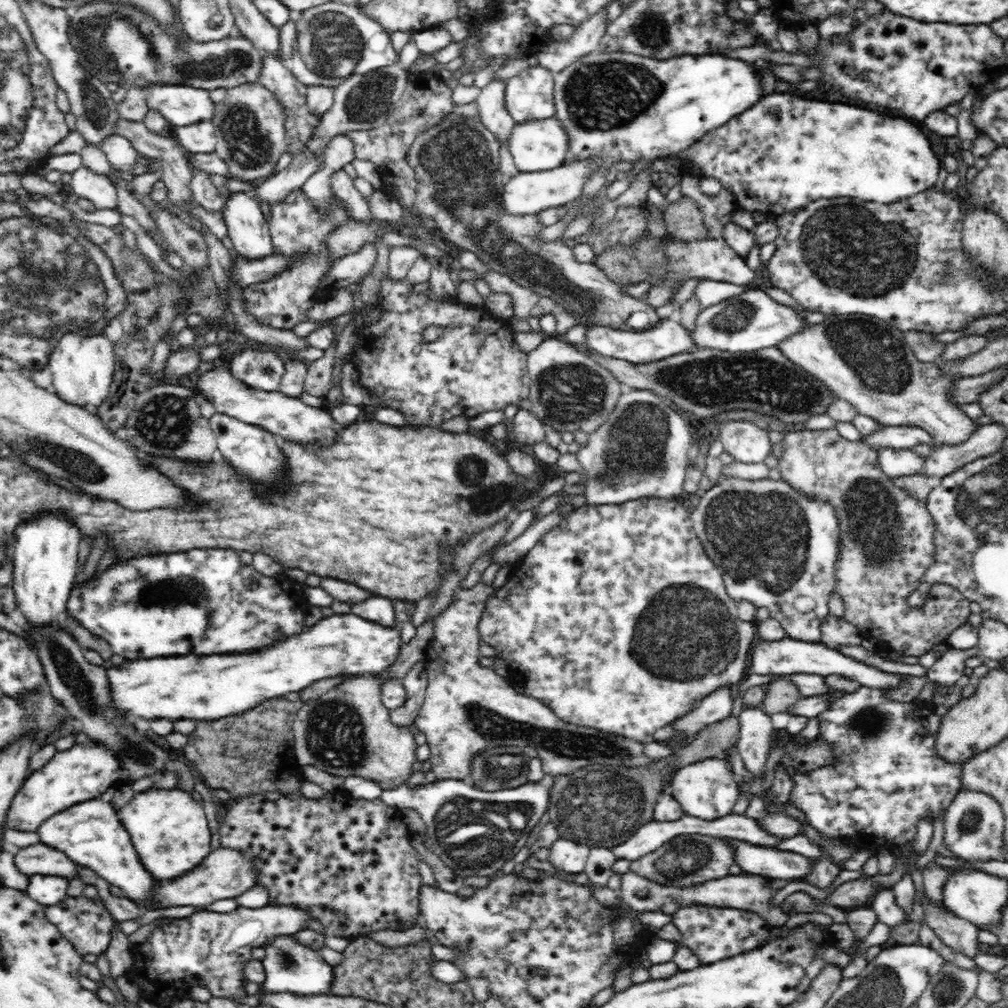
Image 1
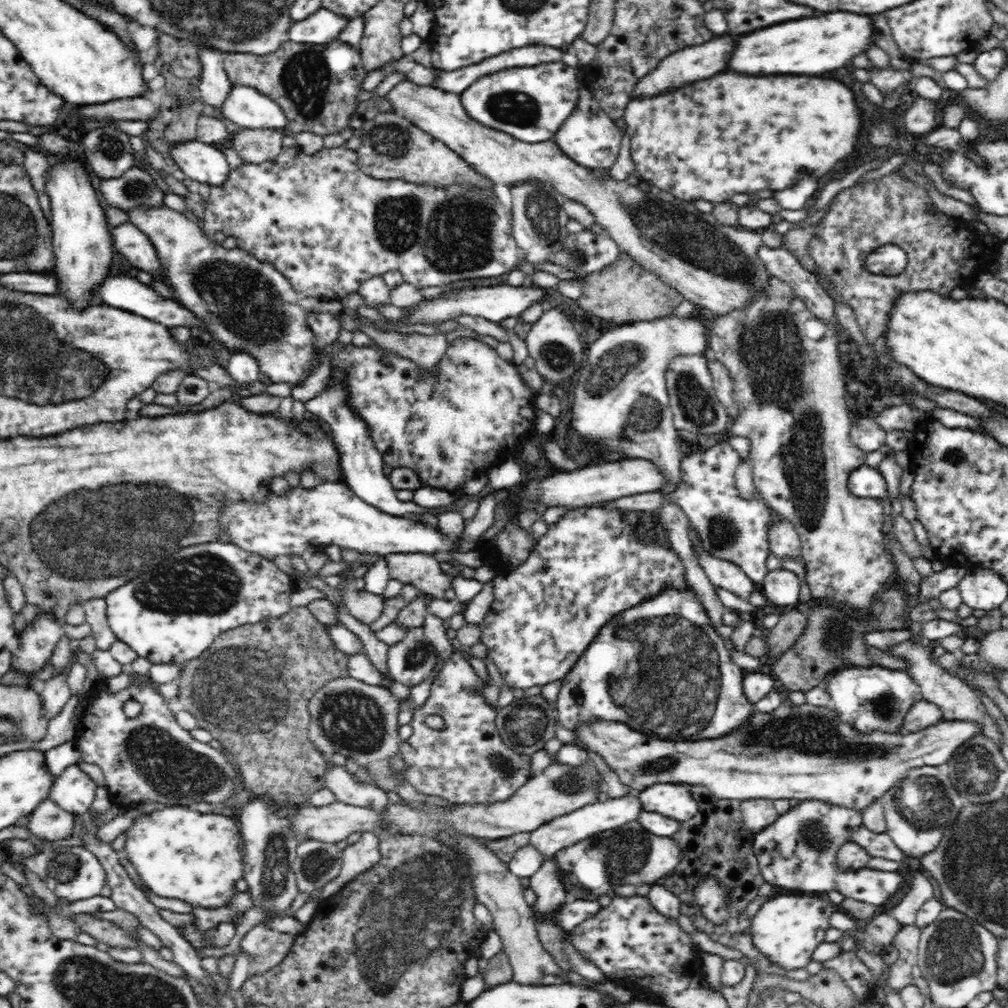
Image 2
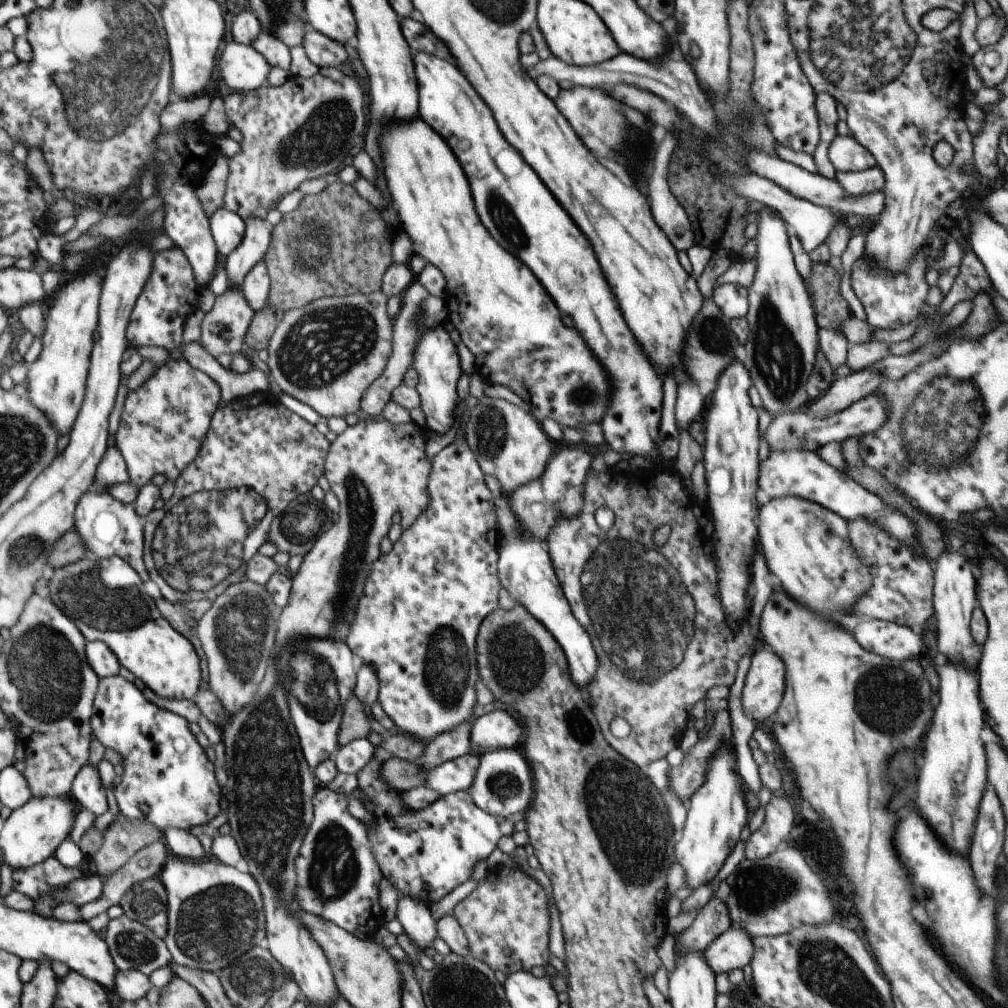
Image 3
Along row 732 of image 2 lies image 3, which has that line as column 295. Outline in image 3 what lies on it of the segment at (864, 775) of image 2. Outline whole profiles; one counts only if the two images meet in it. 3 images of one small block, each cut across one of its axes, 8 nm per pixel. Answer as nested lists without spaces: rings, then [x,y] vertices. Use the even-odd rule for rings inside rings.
[[[359,420],[356,425],[351,427],[349,426],[344,431],[344,433],[339,434],[336,440],[331,443],[325,460],[323,476],[326,478],[332,492],[336,494],[341,506],[338,522],[330,523],[330,526],[328,526],[327,529],[322,532],[321,536],[318,537],[318,540],[314,543],[314,546],[303,556],[300,569],[294,576],[291,584],[289,601],[282,609],[281,615],[279,616],[277,633],[275,636],[275,649],[271,652],[271,657],[269,658],[265,675],[258,683],[257,694],[254,698],[254,702],[252,702],[250,705],[242,707],[237,713],[231,714],[229,717],[225,715],[225,707],[223,706],[222,701],[209,688],[202,689],[202,692],[198,696],[198,701],[195,702],[195,705],[198,705],[201,713],[206,715],[208,720],[216,723],[221,728],[221,732],[223,733],[223,740],[225,743],[225,769],[227,772],[226,796],[228,802],[227,809],[229,814],[228,824],[230,825],[230,836],[236,841],[236,844],[242,853],[242,858],[247,860],[249,873],[253,875],[255,879],[257,879],[258,886],[261,890],[263,905],[265,908],[266,940],[264,945],[274,955],[274,958],[279,963],[282,963],[282,966],[285,966],[287,971],[291,972],[293,980],[296,981],[297,985],[301,988],[301,997],[303,997],[306,1003],[310,1005],[329,1005],[330,1003],[333,1003],[340,994],[338,994],[332,967],[328,962],[327,956],[324,954],[322,947],[315,941],[312,933],[295,915],[294,910],[294,908],[298,908],[297,899],[295,898],[295,890],[297,887],[295,860],[299,855],[299,850],[301,849],[304,837],[306,836],[307,830],[309,829],[313,819],[313,798],[316,794],[319,784],[316,782],[314,770],[310,768],[310,765],[307,763],[307,760],[303,755],[299,736],[297,735],[295,726],[291,721],[290,710],[288,709],[288,700],[286,699],[286,682],[283,681],[284,678],[278,673],[278,670],[276,669],[276,658],[280,650],[282,650],[283,645],[292,643],[298,639],[330,639],[333,641],[346,643],[345,640],[347,639],[347,634],[350,632],[350,627],[354,622],[355,612],[357,611],[359,600],[363,597],[365,584],[370,576],[370,570],[373,566],[373,562],[381,558],[380,542],[382,542],[382,538],[387,536],[388,530],[390,530],[390,526],[393,524],[392,516],[394,516],[396,512],[400,512],[401,526],[403,529],[407,529],[409,526],[414,524],[414,521],[427,509],[427,506],[429,505],[427,482],[429,481],[429,474],[431,471],[431,460],[428,459],[426,452],[427,441],[424,441],[424,438],[422,438],[420,430],[422,430],[421,425],[417,424],[416,422],[397,425],[386,420],[383,422]]]

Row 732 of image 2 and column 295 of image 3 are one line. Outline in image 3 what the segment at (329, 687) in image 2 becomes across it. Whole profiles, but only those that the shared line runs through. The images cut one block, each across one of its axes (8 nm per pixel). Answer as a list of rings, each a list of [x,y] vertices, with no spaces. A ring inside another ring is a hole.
[[[382,289],[369,295],[354,292],[321,298],[303,307],[287,310],[268,348],[269,371],[281,391],[308,404],[324,419],[358,412],[363,392],[384,372],[393,349],[393,318],[386,313],[389,298]]]

